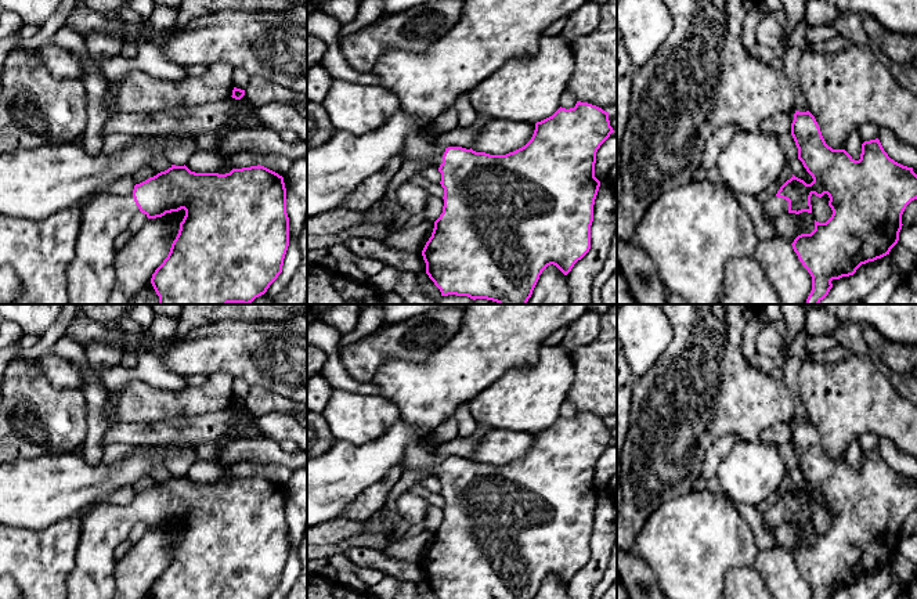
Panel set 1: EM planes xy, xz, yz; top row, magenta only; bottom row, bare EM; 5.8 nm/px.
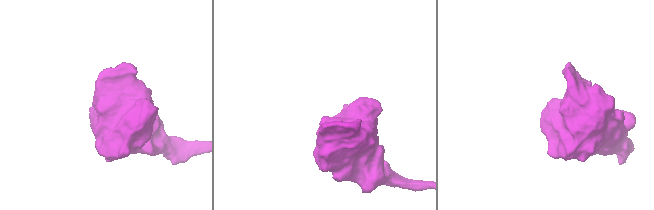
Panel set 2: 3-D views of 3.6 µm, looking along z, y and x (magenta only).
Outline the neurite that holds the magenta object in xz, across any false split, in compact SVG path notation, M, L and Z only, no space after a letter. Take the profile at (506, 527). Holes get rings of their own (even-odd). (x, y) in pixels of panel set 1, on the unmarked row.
M577 411L574 418L559 418L552 426L537 432L531 450L521 458L506 465L490 465L476 462L472 458L462 457L440 458L437 450L429 450L418 443L411 443L405 448L402 469L427 469L433 473L433 479L441 483L441 497L444 498L443 523L434 531L432 546L426 552L422 566L426 573L426 584L438 599L534 599L542 581L553 574L564 585L567 585L574 574L581 570L591 559L591 535L593 531L593 515L600 497L600 491L595 487L596 462L600 455L614 443L610 436L609 422L602 418Z

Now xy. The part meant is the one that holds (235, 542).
M172 474L167 480L158 483L148 490L136 494L130 505L94 505L82 519L80 541L76 551L76 564L66 580L68 599L113 599L115 595L115 557L113 552L119 544L127 540L131 527L136 523L144 523L148 528L162 527L166 523L178 522L184 519L185 526L180 533L180 540L172 553L170 562L163 573L155 580L151 588L154 599L268 599L270 595L282 582L284 569L289 556L289 527L286 523L286 498L284 487L264 476L250 476L242 479L232 479L230 483L195 483L185 474Z

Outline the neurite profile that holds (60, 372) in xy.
M46 354L33 362L35 371L51 386L64 390L80 389L80 368L62 357Z

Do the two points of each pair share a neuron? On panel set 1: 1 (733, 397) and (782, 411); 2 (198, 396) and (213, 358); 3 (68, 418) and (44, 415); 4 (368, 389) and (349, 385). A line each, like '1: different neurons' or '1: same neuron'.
1: same neuron
2: different neurons
3: same neuron
4: same neuron

